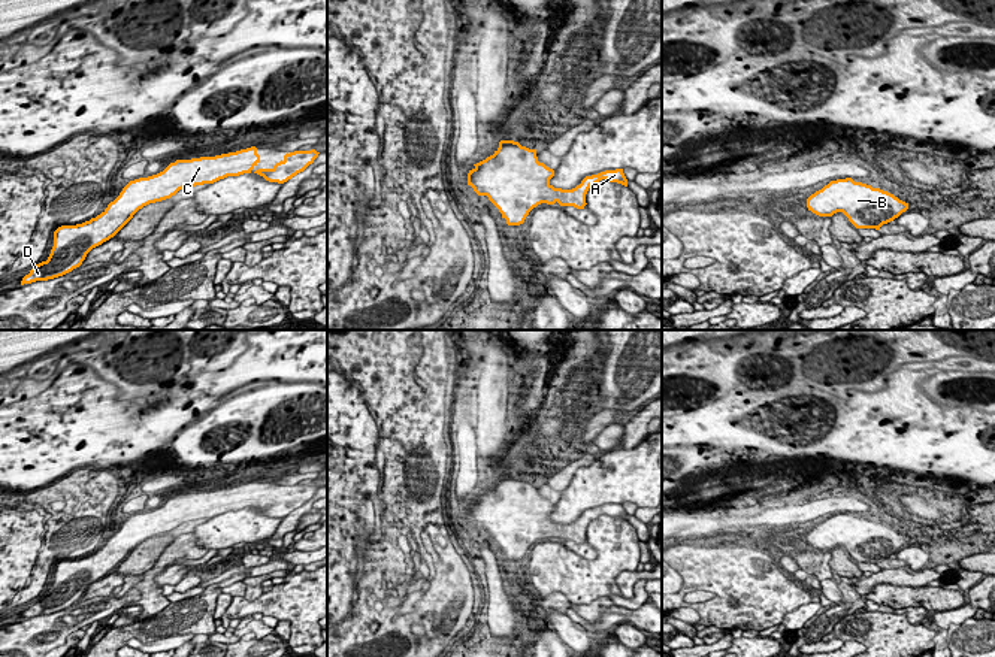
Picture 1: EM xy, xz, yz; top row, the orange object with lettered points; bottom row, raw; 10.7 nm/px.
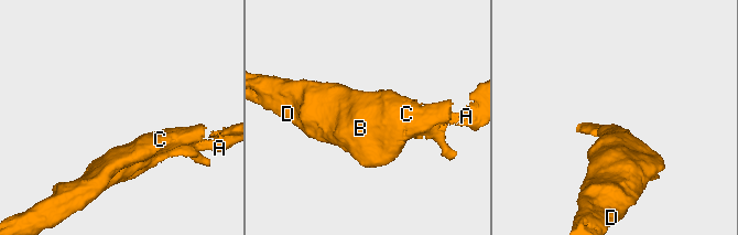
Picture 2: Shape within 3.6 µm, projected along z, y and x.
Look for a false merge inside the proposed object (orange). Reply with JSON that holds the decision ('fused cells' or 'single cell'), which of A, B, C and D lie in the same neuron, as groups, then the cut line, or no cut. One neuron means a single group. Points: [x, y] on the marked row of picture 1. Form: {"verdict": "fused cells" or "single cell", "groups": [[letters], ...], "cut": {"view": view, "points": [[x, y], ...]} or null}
{"verdict": "single cell", "groups": [["A", "B", "C", "D"]], "cut": null}

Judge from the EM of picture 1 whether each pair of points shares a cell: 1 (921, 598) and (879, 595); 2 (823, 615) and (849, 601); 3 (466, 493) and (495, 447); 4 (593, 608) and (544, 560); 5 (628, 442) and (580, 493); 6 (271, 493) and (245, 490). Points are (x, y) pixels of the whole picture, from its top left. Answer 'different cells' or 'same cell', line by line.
1: same cell
2: same cell
3: different cells
4: different cells
5: different cells
6: same cell

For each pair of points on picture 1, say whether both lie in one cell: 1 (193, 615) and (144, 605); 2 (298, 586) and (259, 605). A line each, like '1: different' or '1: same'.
1: different
2: same

